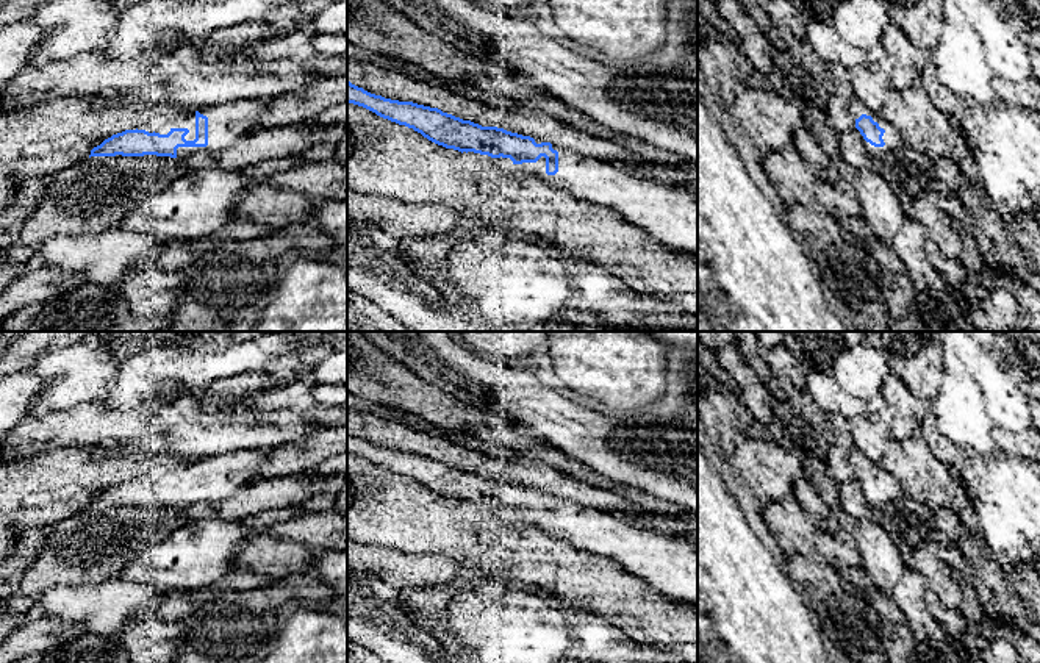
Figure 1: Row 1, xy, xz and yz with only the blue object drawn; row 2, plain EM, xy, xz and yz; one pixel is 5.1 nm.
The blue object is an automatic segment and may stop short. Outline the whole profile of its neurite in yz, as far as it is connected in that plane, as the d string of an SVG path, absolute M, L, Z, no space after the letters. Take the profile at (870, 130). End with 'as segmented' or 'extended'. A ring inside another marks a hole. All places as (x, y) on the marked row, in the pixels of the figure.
M854 99L851 113L855 119L855 128L863 136L863 144L871 155L885 158L906 145L899 128L888 122L879 111L873 111Z; extended

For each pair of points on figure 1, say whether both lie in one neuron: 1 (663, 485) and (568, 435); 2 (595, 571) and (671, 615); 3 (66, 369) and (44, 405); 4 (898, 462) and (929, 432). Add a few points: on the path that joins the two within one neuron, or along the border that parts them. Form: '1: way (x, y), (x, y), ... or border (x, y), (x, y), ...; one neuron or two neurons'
1: way (640, 471), (618, 463), (591, 440); one neuron
2: way (613, 590), (645, 615), (652, 615); one neuron
3: way (66, 379), (64, 385), (53, 396); one neuron
4: border (920, 430), (931, 452), (946, 466); two neurons

